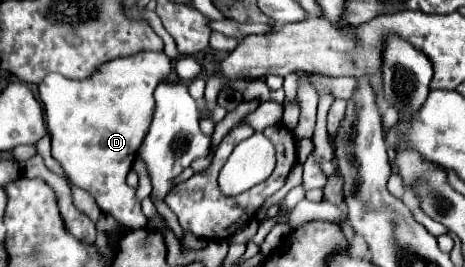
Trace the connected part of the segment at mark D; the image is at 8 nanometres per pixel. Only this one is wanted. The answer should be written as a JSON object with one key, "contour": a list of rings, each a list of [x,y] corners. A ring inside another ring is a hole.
{"contour":[[[136,53],[132,57],[120,57],[116,61],[108,61],[104,65],[104,73],[96,73],[84,81],[72,81],[58,73],[44,77],[38,85],[40,101],[44,105],[46,129],[52,139],[52,157],[60,163],[66,177],[72,185],[88,191],[102,213],[114,217],[124,231],[144,229],[148,219],[140,209],[140,201],[136,199],[136,189],[128,187],[126,175],[136,159],[138,147],[142,145],[154,115],[154,89],[160,81],[168,77],[172,69],[172,61],[164,53]]]}

